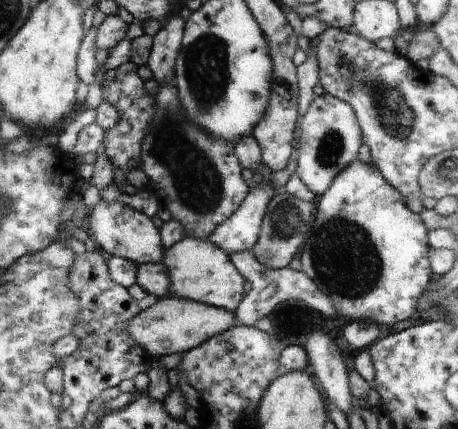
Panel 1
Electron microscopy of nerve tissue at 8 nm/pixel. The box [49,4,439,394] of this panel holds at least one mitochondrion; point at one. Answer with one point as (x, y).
(191, 175)

